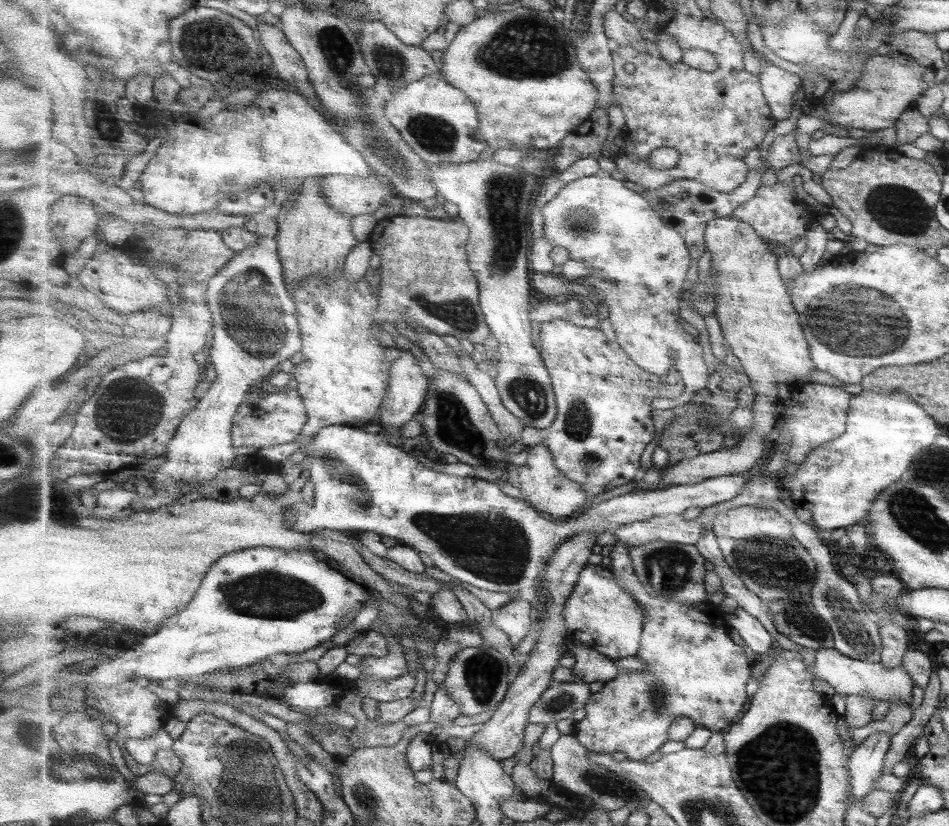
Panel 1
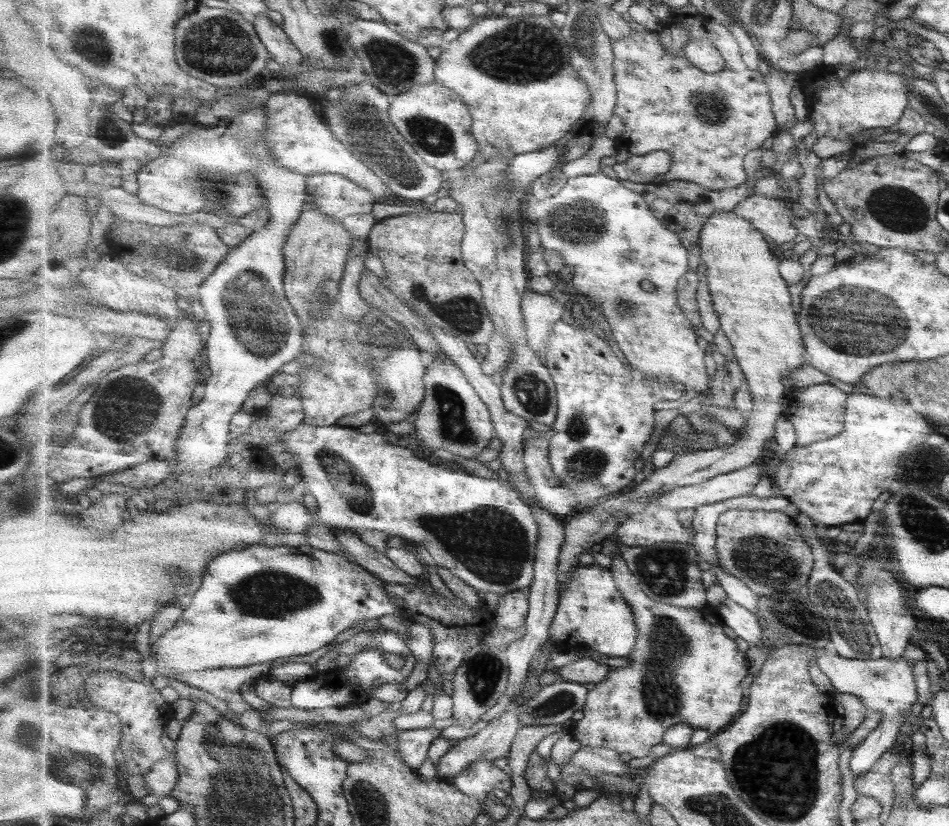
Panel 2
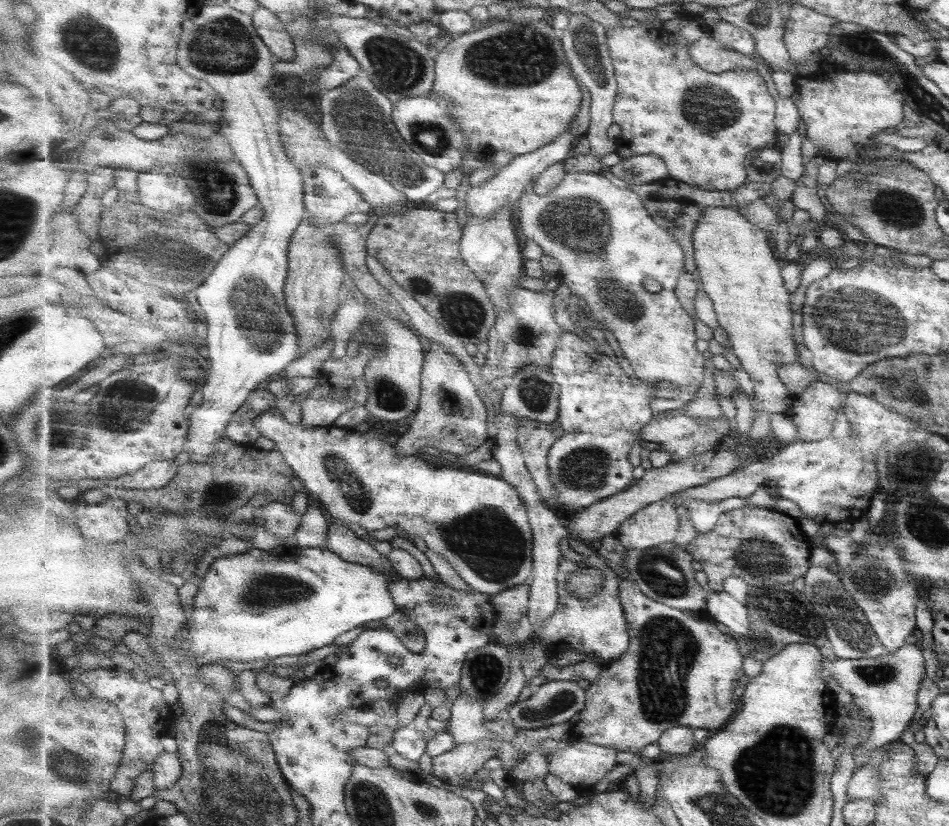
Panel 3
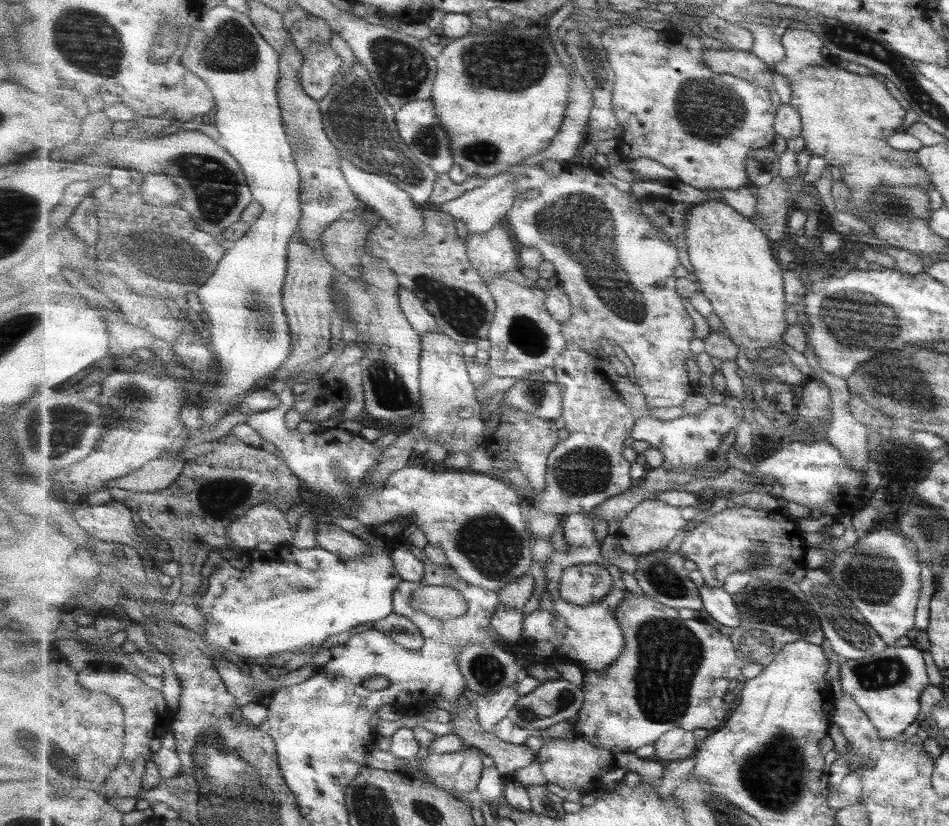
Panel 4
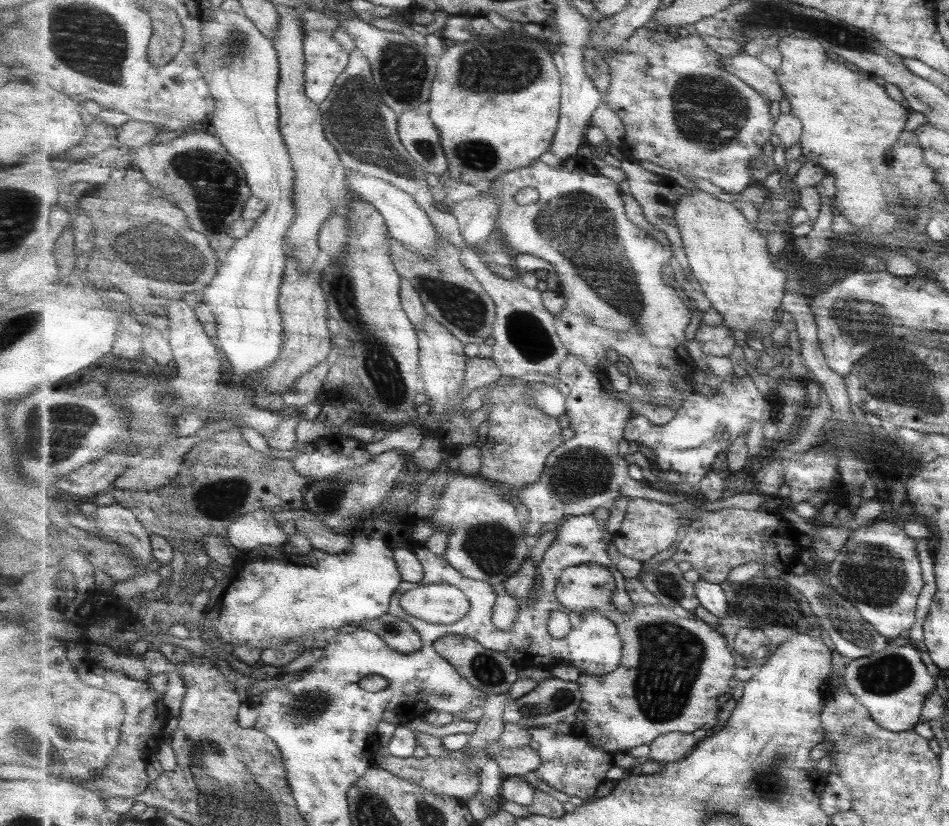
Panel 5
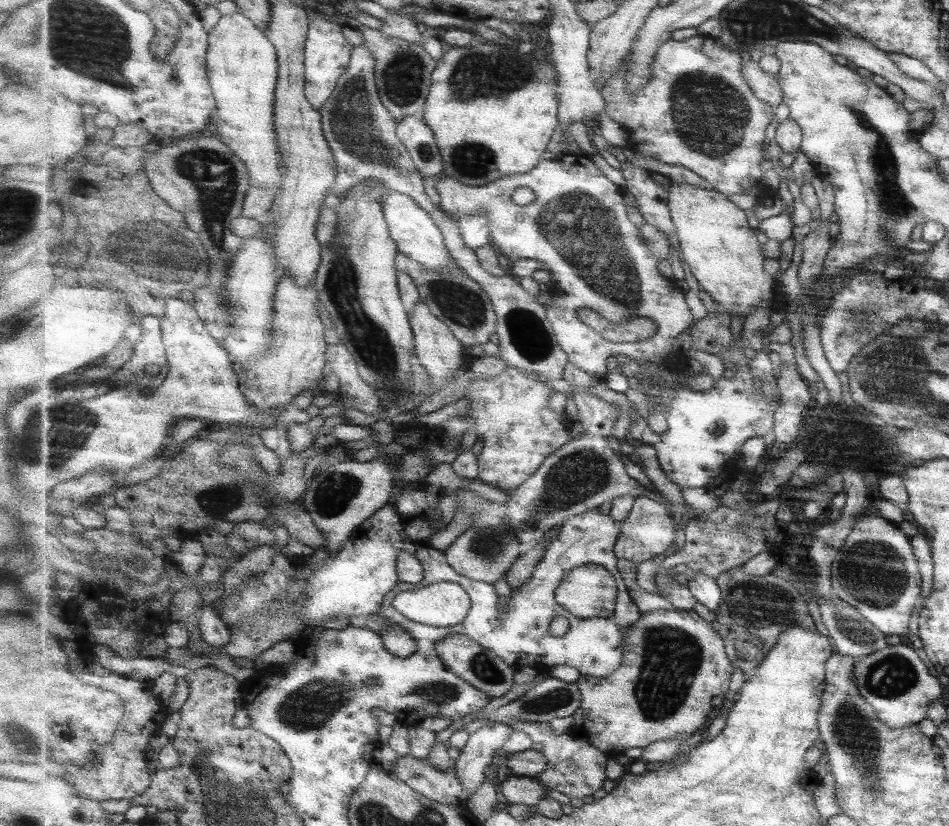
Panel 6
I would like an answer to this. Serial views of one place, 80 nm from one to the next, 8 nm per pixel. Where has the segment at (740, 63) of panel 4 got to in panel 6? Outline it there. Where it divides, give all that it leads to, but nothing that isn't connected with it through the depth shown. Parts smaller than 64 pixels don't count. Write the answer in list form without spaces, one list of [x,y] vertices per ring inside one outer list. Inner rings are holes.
[[[752,60],[743,62],[743,74],[757,98],[775,109],[784,104],[780,80],[778,77],[765,73],[759,62],[753,62]]]

